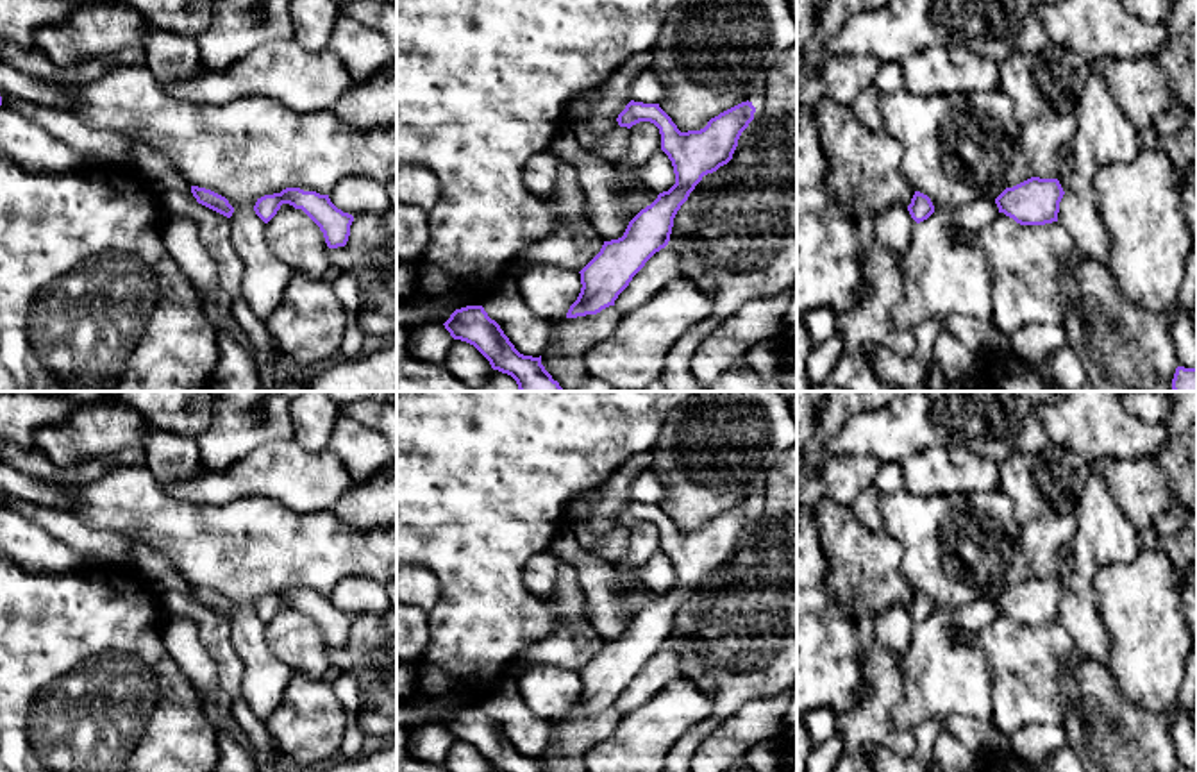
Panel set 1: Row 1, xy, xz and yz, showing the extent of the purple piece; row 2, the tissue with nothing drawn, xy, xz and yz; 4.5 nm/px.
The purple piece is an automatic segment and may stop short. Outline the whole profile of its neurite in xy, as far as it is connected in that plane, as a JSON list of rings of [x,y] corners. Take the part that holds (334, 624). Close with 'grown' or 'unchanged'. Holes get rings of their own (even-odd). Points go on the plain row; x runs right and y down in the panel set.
[[[286,588],[280,593],[257,599],[254,611],[264,624],[268,624],[282,604],[302,609],[320,627],[329,649],[347,645],[354,617],[338,609],[329,595],[304,592],[300,588]]]; unchanged

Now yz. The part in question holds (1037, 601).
[[[1031,577],[1013,588],[1006,588],[995,604],[999,613],[1020,625],[1045,625],[1058,622],[1059,602],[1065,592],[1058,579]]]; unchanged

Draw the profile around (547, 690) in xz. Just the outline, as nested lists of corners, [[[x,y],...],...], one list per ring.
[[[534,665],[509,681],[529,709],[557,722],[581,693],[581,674],[552,665]]]

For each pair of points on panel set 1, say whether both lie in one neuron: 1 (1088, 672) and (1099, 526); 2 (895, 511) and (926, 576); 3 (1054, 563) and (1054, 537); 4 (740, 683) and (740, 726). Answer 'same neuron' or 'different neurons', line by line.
1: different neurons
2: same neuron
3: same neuron
4: different neurons

